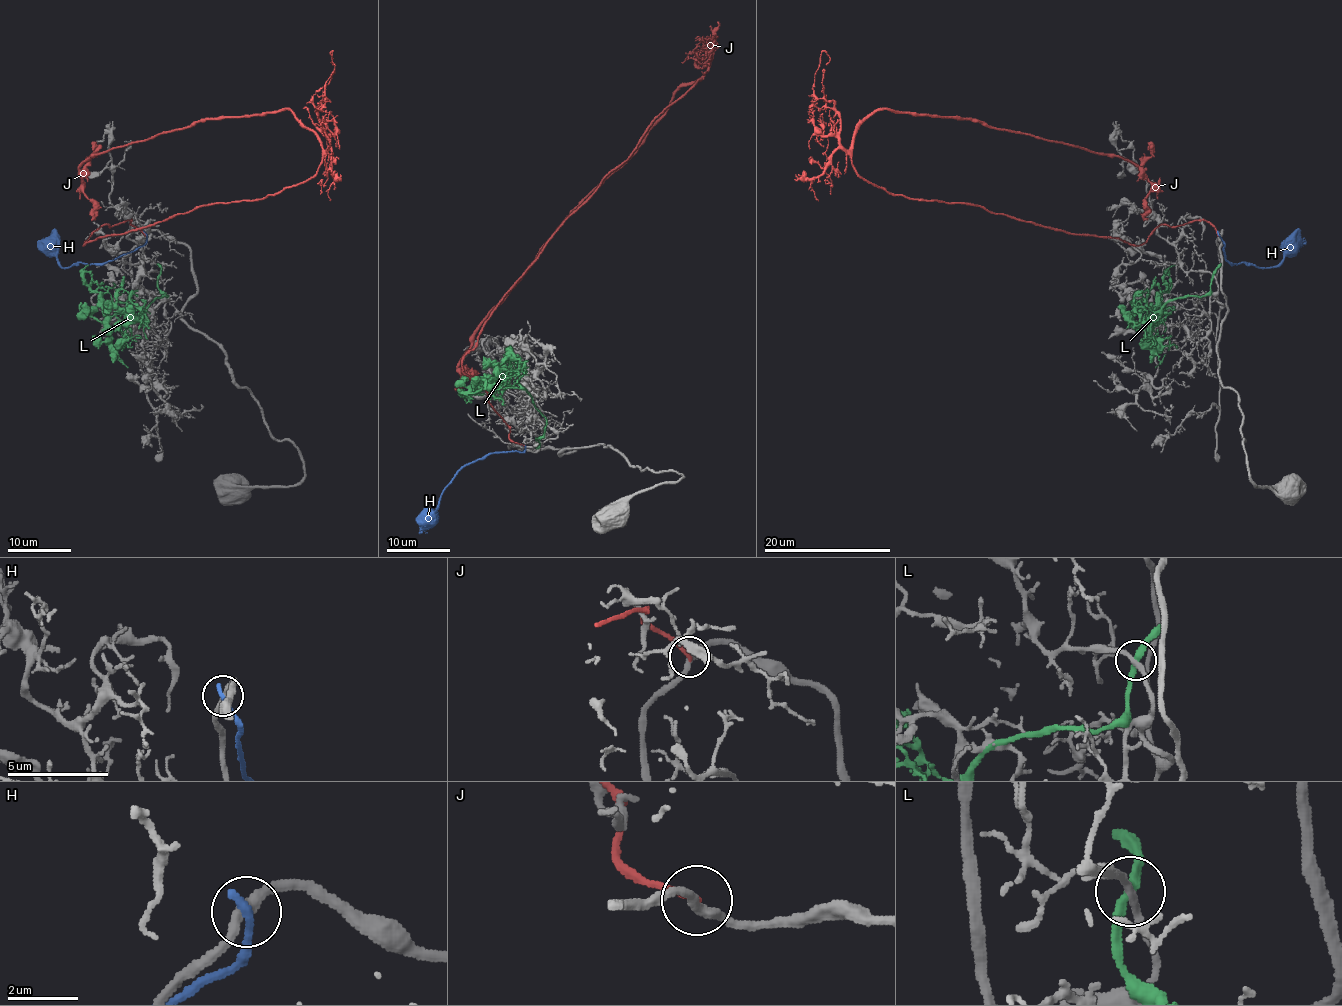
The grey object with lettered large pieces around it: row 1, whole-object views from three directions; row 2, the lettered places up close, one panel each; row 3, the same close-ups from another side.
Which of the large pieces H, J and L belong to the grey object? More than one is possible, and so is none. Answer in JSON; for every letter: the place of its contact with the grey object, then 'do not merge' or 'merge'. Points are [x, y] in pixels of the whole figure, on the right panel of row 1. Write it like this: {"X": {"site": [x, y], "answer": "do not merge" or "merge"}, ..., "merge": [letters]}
{"H": {"site": [1219, 235], "answer": "do not merge"}, "J": {"site": [1218, 235], "answer": "do not merge"}, "L": {"site": [1213, 274], "answer": "do not merge"}, "merge": []}

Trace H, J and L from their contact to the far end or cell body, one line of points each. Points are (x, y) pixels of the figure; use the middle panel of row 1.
H: (524, 446), (521, 451), (497, 451), (459, 470), (443, 491), (432, 528)
J: (523, 445), (462, 359), (562, 222), (701, 79), (674, 93), (538, 252), (475, 334), (461, 378), (470, 370)
L: (538, 440), (545, 431), (546, 418), (524, 389), (502, 389), (483, 384), (470, 394), (462, 391), (467, 402)

